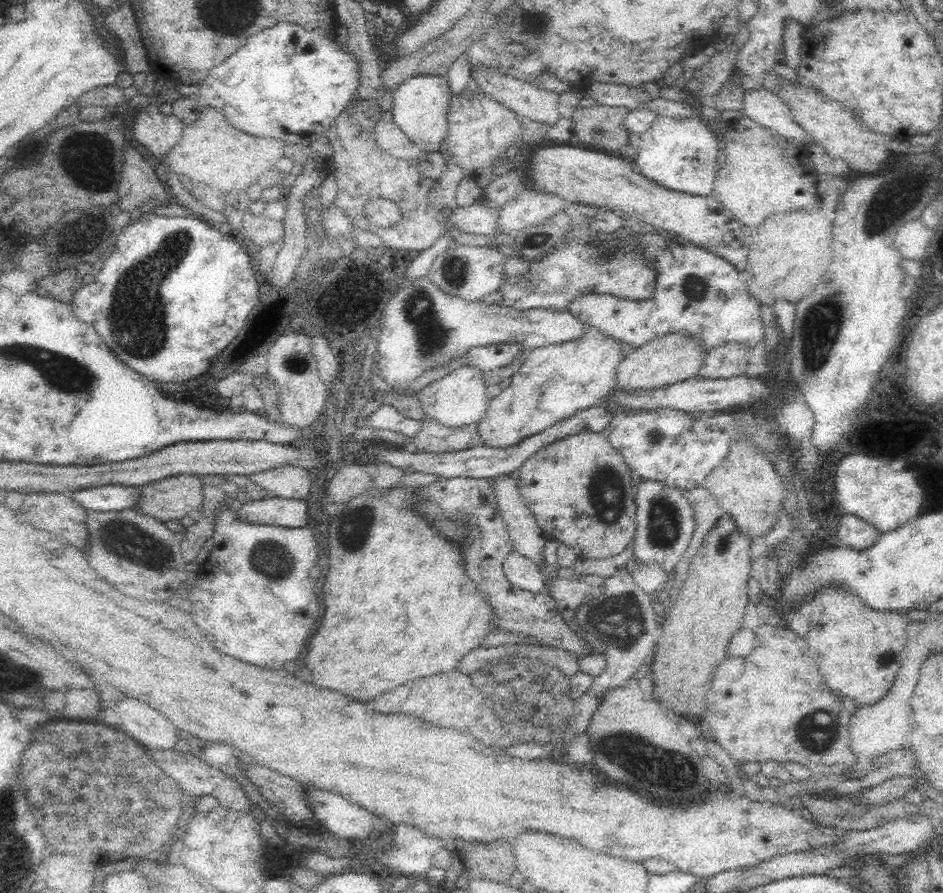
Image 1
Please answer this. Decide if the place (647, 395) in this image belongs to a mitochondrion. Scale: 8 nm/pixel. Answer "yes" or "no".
no

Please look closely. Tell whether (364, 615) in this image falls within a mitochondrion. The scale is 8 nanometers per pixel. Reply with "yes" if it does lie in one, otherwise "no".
no

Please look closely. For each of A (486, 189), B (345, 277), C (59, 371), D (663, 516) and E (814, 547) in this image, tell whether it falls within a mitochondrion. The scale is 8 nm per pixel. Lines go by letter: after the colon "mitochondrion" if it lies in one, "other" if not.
A: other
B: other
C: mitochondrion
D: mitochondrion
E: other

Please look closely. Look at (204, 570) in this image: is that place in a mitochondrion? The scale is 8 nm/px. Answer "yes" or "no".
no

